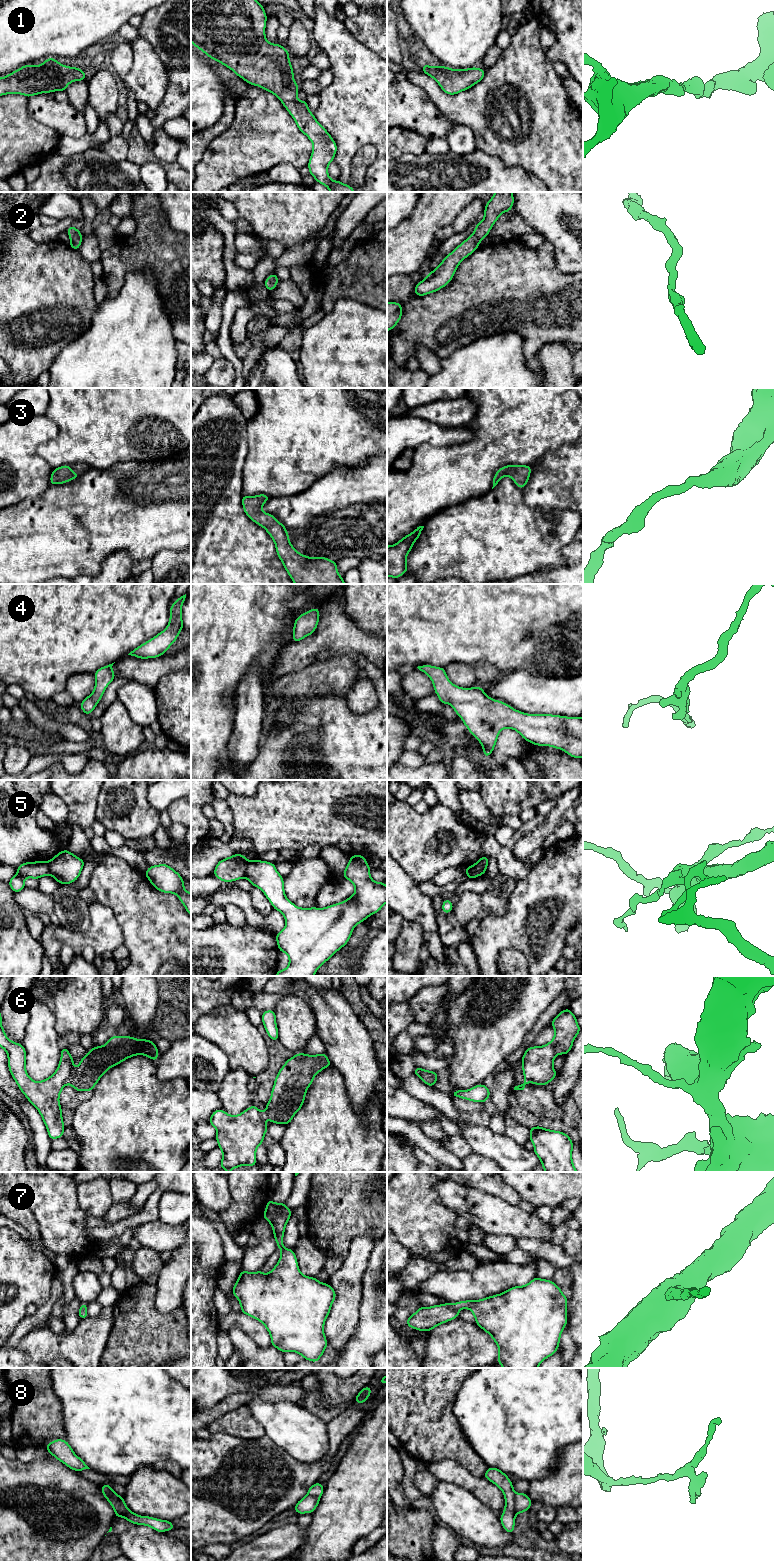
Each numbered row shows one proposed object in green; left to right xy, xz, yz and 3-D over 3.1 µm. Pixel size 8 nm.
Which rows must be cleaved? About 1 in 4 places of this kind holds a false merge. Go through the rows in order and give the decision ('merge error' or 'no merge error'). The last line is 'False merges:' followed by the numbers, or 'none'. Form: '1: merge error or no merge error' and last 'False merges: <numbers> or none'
1: no merge error
2: no merge error
3: no merge error
4: no merge error
5: merge error
6: merge error
7: no merge error
8: merge error
False merges: 5, 6, 8

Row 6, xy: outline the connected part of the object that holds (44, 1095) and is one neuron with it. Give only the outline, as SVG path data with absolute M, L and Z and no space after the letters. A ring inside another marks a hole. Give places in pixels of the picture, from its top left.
M0 1012L0 1047L2 1047L7 1053L8 1067L9 1067L10 1074L13 1076L14 1081L17 1083L21 1092L26 1096L28 1101L36 1107L36 1109L40 1113L43 1119L43 1122L47 1128L49 1138L51 1140L54 1140L57 1138L63 1138L65 1125L63 1123L62 1108L59 1103L59 1097L60 1097L62 1089L67 1084L74 1070L73 1069L74 1059L70 1055L68 1049L66 1047L62 1047L61 1058L60 1058L60 1062L56 1071L50 1077L40 1082L33 1081L29 1077L25 1069L26 1050L24 1046L22 1044L13 1042L8 1039L4 1031L4 1028L1 1025L1 1021L2 1021L2 1016Z

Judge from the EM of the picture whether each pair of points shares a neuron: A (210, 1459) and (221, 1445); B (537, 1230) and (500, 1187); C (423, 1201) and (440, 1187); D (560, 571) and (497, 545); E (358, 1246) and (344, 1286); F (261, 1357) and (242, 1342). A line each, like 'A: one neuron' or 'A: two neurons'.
A: one neuron
B: two neurons
C: two neurons
D: two neurons
E: one neuron
F: one neuron

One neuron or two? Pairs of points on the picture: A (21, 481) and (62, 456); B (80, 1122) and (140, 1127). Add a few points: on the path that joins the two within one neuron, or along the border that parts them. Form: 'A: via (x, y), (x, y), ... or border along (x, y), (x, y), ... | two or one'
A: border along (48, 440), (39, 446), (37, 453), (53, 468) | two
B: via (95, 1122), (107, 1122), (125, 1126) | one

